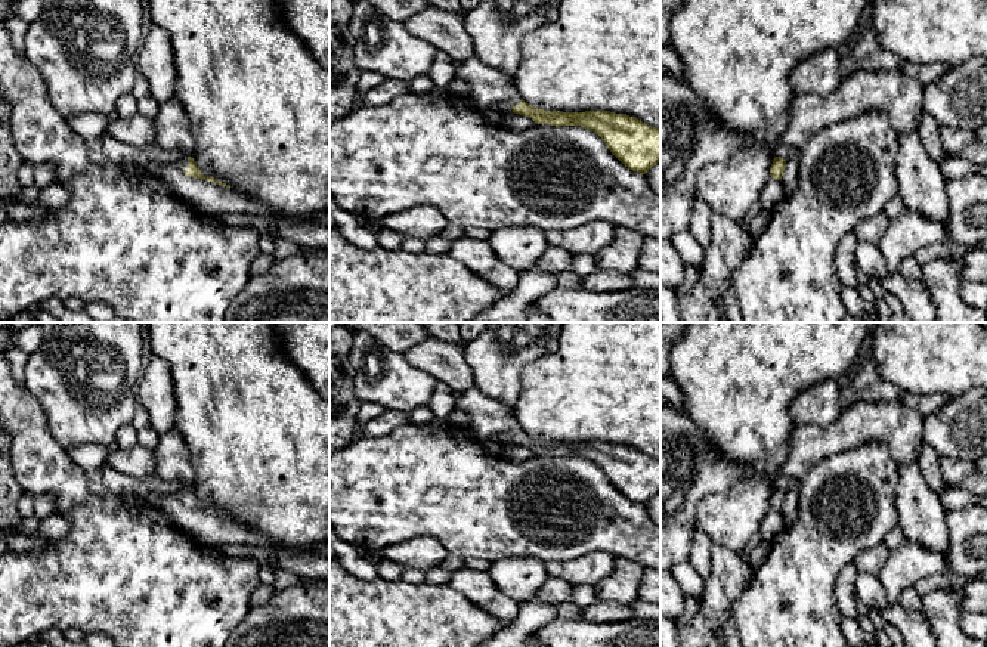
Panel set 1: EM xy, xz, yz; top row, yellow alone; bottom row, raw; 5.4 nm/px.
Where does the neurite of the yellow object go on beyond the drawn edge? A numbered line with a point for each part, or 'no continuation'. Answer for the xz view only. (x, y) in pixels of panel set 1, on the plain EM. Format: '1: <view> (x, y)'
1: xz (488, 417)

